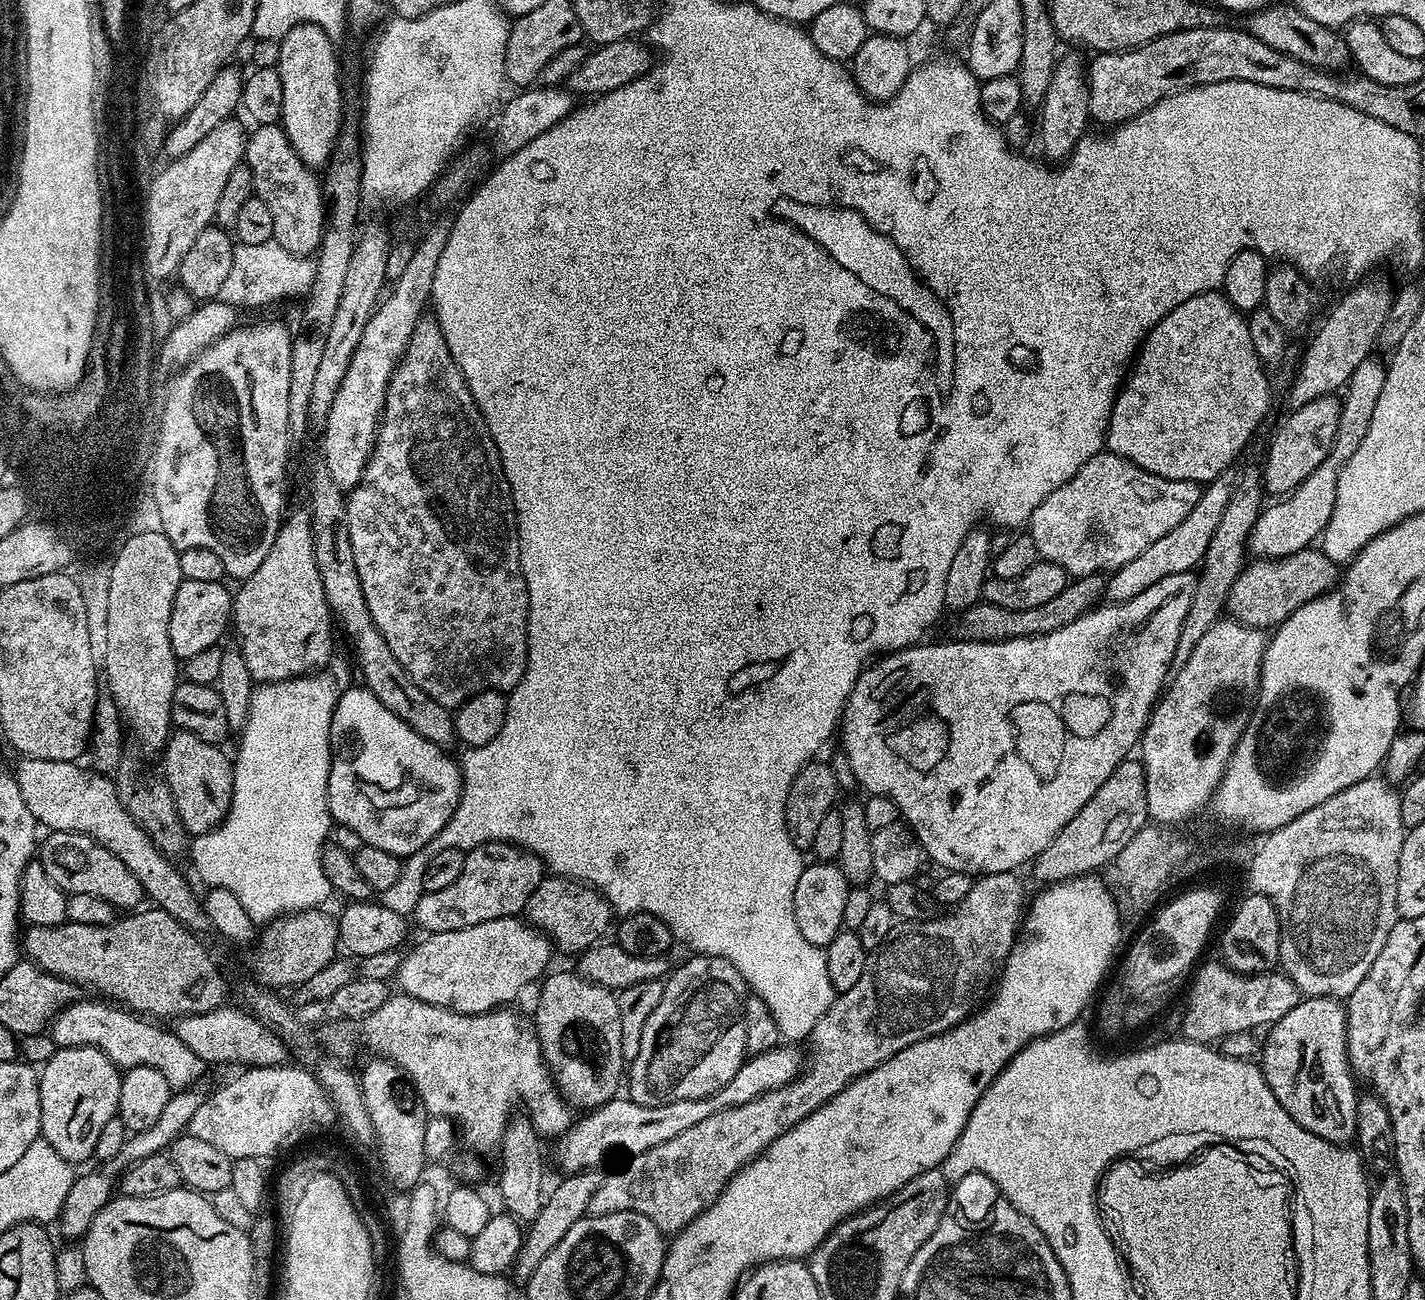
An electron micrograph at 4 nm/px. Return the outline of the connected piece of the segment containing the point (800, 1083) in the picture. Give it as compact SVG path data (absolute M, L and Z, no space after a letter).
M999 872L998 874L990 874L989 876L979 877L973 883L970 894L966 894L966 898L958 905L949 916L933 915L930 920L921 920L915 925L916 932L900 932L897 931L891 938L885 940L881 948L875 949L869 955L866 962L866 970L862 974L862 978L858 978L858 982L854 982L854 986L850 986L850 990L839 993L833 999L832 1003L827 1005L826 1014L822 1016L814 1026L812 1035L807 1037L808 1052L806 1048L806 1060L812 1063L812 1069L801 1071L796 1079L791 1080L785 1088L774 1088L769 1092L762 1094L748 1102L742 1102L733 1108L723 1108L720 1112L710 1114L710 1118L702 1118L702 1122L698 1122L698 1126L690 1126L690 1130L682 1130L682 1134L678 1134L669 1141L664 1141L658 1146L654 1146L650 1150L646 1150L642 1154L631 1157L627 1161L628 1164L621 1172L616 1172L613 1176L608 1176L599 1181L596 1185L596 1193L592 1196L592 1201L588 1203L588 1212L594 1216L602 1214L610 1214L611 1212L637 1212L646 1218L650 1218L654 1222L654 1226L658 1226L661 1233L679 1234L724 1191L729 1180L744 1167L745 1164L756 1159L770 1145L772 1145L781 1134L787 1129L793 1128L798 1122L802 1122L812 1112L817 1112L822 1105L828 1101L834 1100L836 1095L841 1092L846 1085L852 1080L857 1080L862 1074L869 1072L871 1068L878 1067L882 1062L886 1062L894 1054L898 1054L902 1050L906 1050L906 1046L916 1044L919 1040L928 1040L931 1036L940 1036L943 1032L949 1032L962 1021L967 1020L973 1011L972 1003L976 1000L980 988L984 988L988 984L988 979L995 977L1001 971L1002 965L1008 959L1012 945L1015 944L1018 935L1018 929L1022 923L1022 913L1026 908L1026 900L1024 904L1024 884L1019 880L1016 872Z

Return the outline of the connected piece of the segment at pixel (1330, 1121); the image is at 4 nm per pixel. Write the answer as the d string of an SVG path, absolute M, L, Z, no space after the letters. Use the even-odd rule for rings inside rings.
M1309 996L1282 1017L1277 1024L1271 1025L1268 1041L1262 1044L1258 1064L1266 1082L1271 1086L1278 1102L1307 1132L1321 1136L1323 1140L1340 1142L1344 1135L1356 1131L1356 1084L1354 1073L1348 1062L1348 1013L1339 999L1331 996Z

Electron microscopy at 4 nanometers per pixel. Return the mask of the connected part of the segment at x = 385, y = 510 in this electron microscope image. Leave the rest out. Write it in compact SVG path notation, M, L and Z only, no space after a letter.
M421 319L410 338L408 349L396 363L386 390L384 413L380 416L380 428L376 431L376 445L372 447L372 456L364 467L358 486L347 493L346 499L346 522L350 530L350 546L354 546L354 566L358 570L358 582L362 586L370 618L374 618L374 626L380 631L382 638L386 638L386 646L390 646L390 654L398 658L404 674L418 686L422 686L422 690L426 690L426 694L430 694L434 702L449 710L459 708L465 700L479 692L507 694L516 688L528 665L528 587L520 565L516 507L512 504L512 491L504 476L504 467L484 416L478 410L466 378L454 362L446 346L446 338L435 319Z

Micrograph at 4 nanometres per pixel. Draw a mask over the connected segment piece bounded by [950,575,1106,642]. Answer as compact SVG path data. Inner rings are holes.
M1103 575L1075 577L1058 594L1058 598L1050 598L1046 606L1034 606L1034 610L1006 610L1002 606L985 604L983 602L970 606L959 613L952 624L952 640L981 640L982 642L998 642L999 640L1013 640L1014 638L1030 638L1050 634L1054 630L1062 630L1062 626L1070 626L1079 616L1091 612L1101 603L1104 597Z

